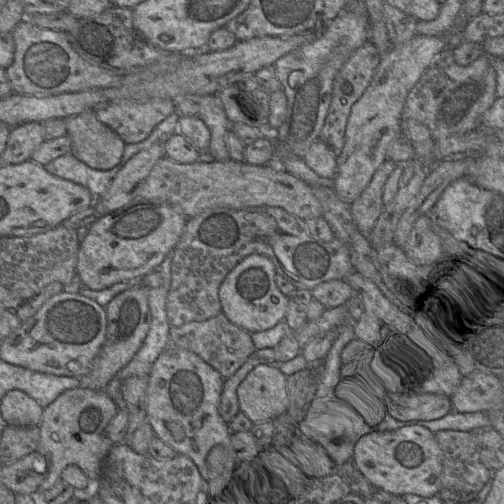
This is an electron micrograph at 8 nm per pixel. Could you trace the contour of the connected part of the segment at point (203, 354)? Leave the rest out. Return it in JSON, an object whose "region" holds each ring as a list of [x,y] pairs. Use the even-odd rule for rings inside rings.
{"region":[[[223,313],[203,321],[171,326],[170,345],[193,352],[217,370],[224,379],[234,373],[256,351],[251,334],[233,324]]]}

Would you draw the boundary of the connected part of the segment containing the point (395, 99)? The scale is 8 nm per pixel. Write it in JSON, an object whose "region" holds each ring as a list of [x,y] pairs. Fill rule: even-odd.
{"region":[[[415,35],[406,44],[394,46],[387,53],[382,55],[380,65],[373,80],[363,96],[354,104],[351,110],[346,127],[345,145],[342,149],[342,153],[337,158],[338,169],[334,178],[333,189],[346,203],[352,204],[361,195],[370,183],[375,172],[387,160],[386,153],[389,146],[400,136],[402,113],[408,94],[438,55],[448,48],[448,38],[449,35]]]}

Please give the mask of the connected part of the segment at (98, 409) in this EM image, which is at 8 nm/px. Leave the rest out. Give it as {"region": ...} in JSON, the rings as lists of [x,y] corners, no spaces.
{"region":[[[76,387],[61,393],[43,408],[39,427],[37,451],[49,460],[47,475],[39,485],[39,491],[51,488],[60,479],[68,465],[78,466],[95,483],[102,470],[104,459],[113,444],[106,435],[106,427],[119,410],[119,405],[105,390]]]}

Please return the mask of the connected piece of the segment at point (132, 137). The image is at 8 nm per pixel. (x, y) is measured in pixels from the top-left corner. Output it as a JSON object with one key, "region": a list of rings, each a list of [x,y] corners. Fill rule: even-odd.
{"region":[[[171,99],[147,101],[120,100],[98,107],[98,119],[115,131],[126,143],[138,143],[146,139],[165,118],[177,111]]]}

